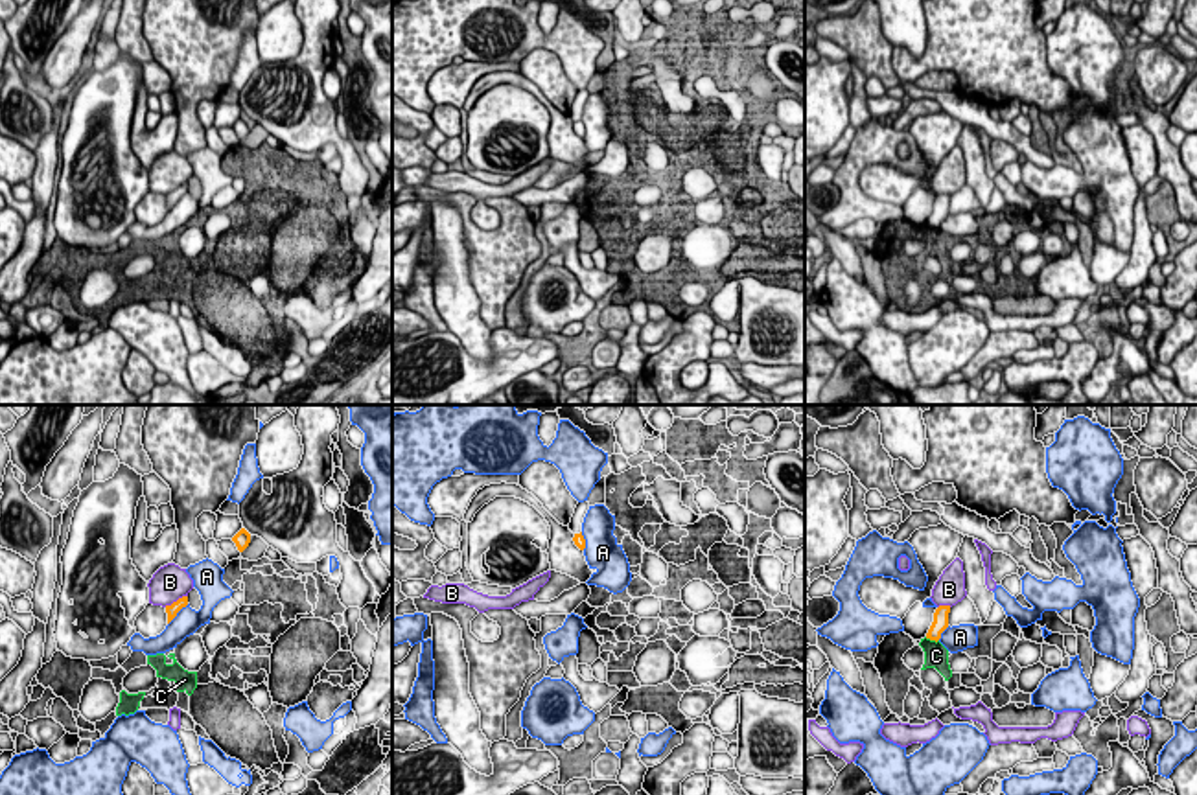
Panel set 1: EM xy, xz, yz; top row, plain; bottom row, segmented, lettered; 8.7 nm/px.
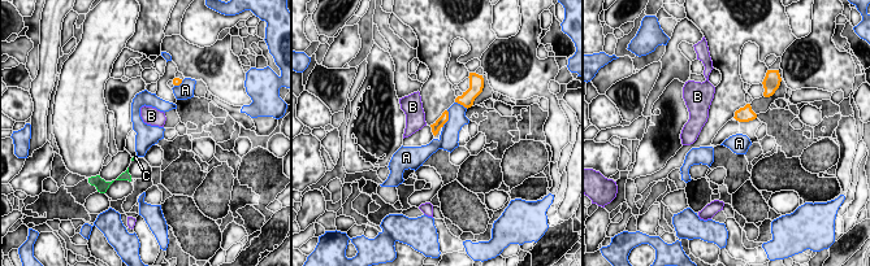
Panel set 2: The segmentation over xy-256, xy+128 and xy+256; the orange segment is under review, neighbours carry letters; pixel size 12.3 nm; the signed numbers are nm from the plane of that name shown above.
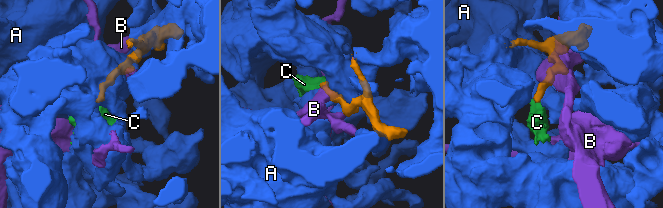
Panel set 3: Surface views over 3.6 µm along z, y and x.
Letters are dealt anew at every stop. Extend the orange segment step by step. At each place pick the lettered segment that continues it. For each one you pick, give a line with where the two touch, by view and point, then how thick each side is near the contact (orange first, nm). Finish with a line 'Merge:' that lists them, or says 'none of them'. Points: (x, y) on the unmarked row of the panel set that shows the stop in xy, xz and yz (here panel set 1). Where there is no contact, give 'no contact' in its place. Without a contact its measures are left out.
Merge: none of them

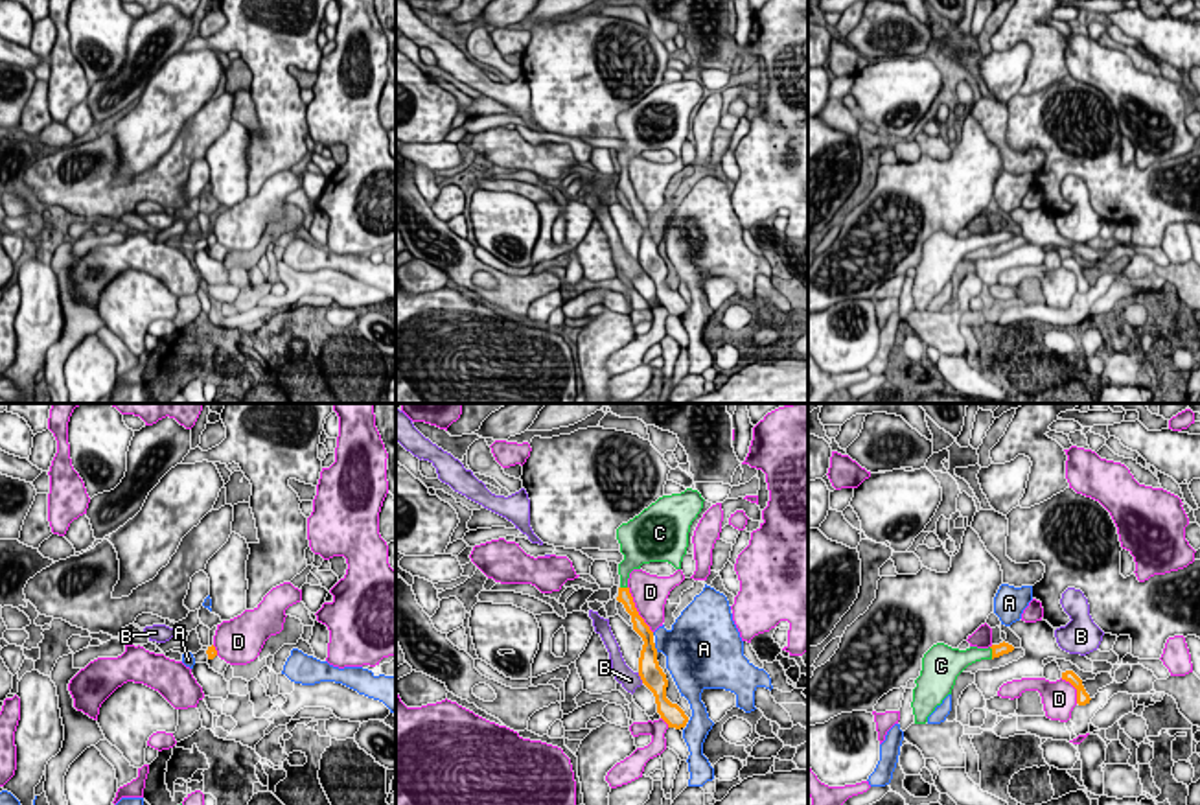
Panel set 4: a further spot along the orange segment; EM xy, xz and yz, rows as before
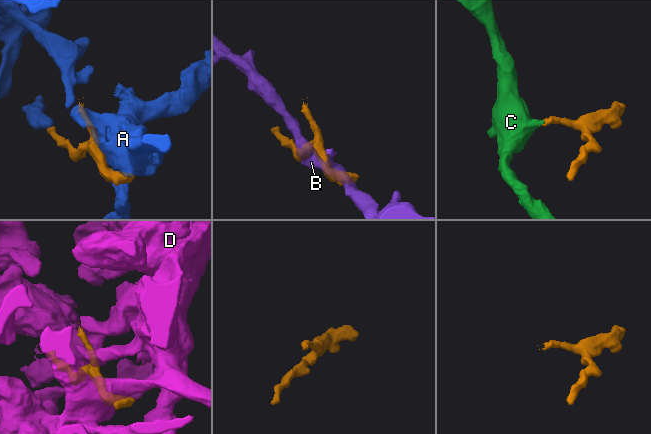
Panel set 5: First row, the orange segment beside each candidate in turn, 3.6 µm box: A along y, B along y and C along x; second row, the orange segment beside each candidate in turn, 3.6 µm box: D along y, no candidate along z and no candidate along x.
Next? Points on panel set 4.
C: yz (992, 240) | 100/140 nm
Merge: C

